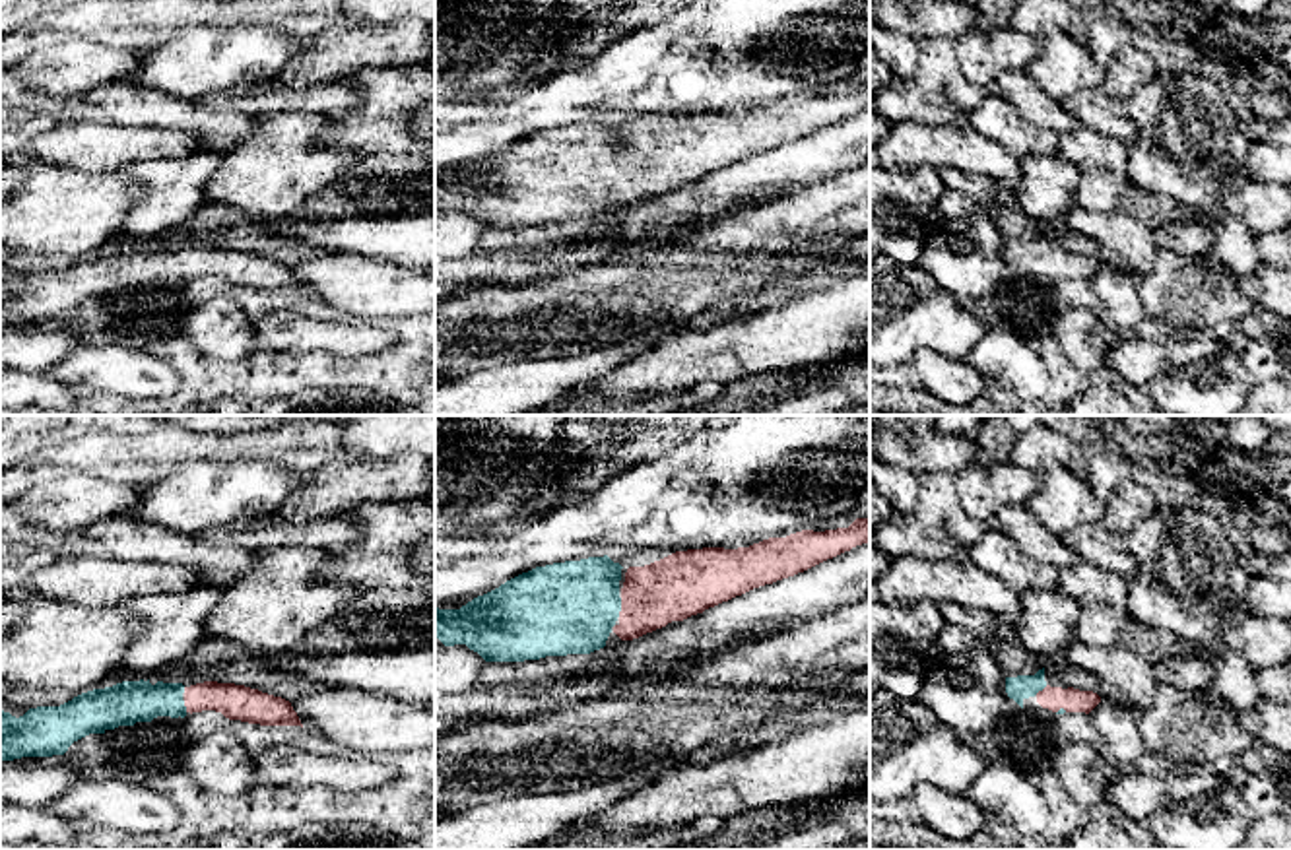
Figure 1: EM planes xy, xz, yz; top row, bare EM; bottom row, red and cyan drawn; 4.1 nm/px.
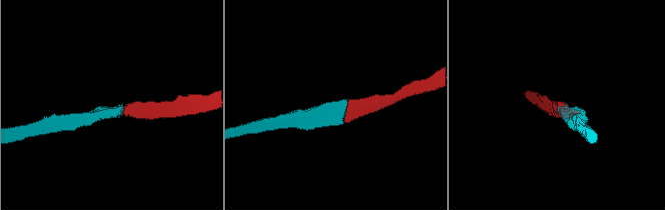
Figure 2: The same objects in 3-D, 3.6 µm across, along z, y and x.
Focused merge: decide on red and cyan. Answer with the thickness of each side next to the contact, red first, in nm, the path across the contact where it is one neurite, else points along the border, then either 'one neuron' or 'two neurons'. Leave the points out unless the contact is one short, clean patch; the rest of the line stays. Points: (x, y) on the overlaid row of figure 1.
calibres 260 and 380 nm; way xz (676, 587), (641, 608), (622, 608), (565, 608); one neuron

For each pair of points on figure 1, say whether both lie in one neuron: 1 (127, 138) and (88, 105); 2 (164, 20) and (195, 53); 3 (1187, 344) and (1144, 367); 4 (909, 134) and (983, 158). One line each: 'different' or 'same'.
1: different
2: different
3: same
4: same

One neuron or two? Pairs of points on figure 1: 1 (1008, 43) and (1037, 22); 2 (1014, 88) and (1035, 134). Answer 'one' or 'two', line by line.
1: two
2: two

